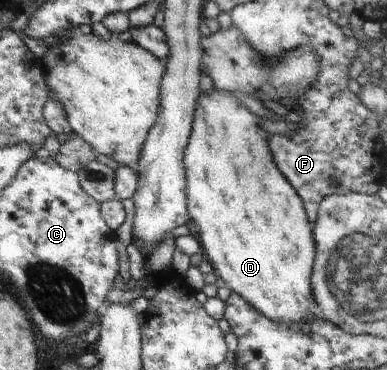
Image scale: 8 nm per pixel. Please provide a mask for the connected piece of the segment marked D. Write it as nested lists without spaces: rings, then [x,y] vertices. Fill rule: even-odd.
[[[212,88],[195,99],[191,135],[183,149],[186,172],[186,206],[189,219],[198,227],[203,257],[213,272],[249,306],[275,322],[299,324],[306,318],[323,319],[312,299],[309,277],[315,245],[311,225],[294,188],[272,161],[267,133],[259,128],[259,118],[226,90]]]

